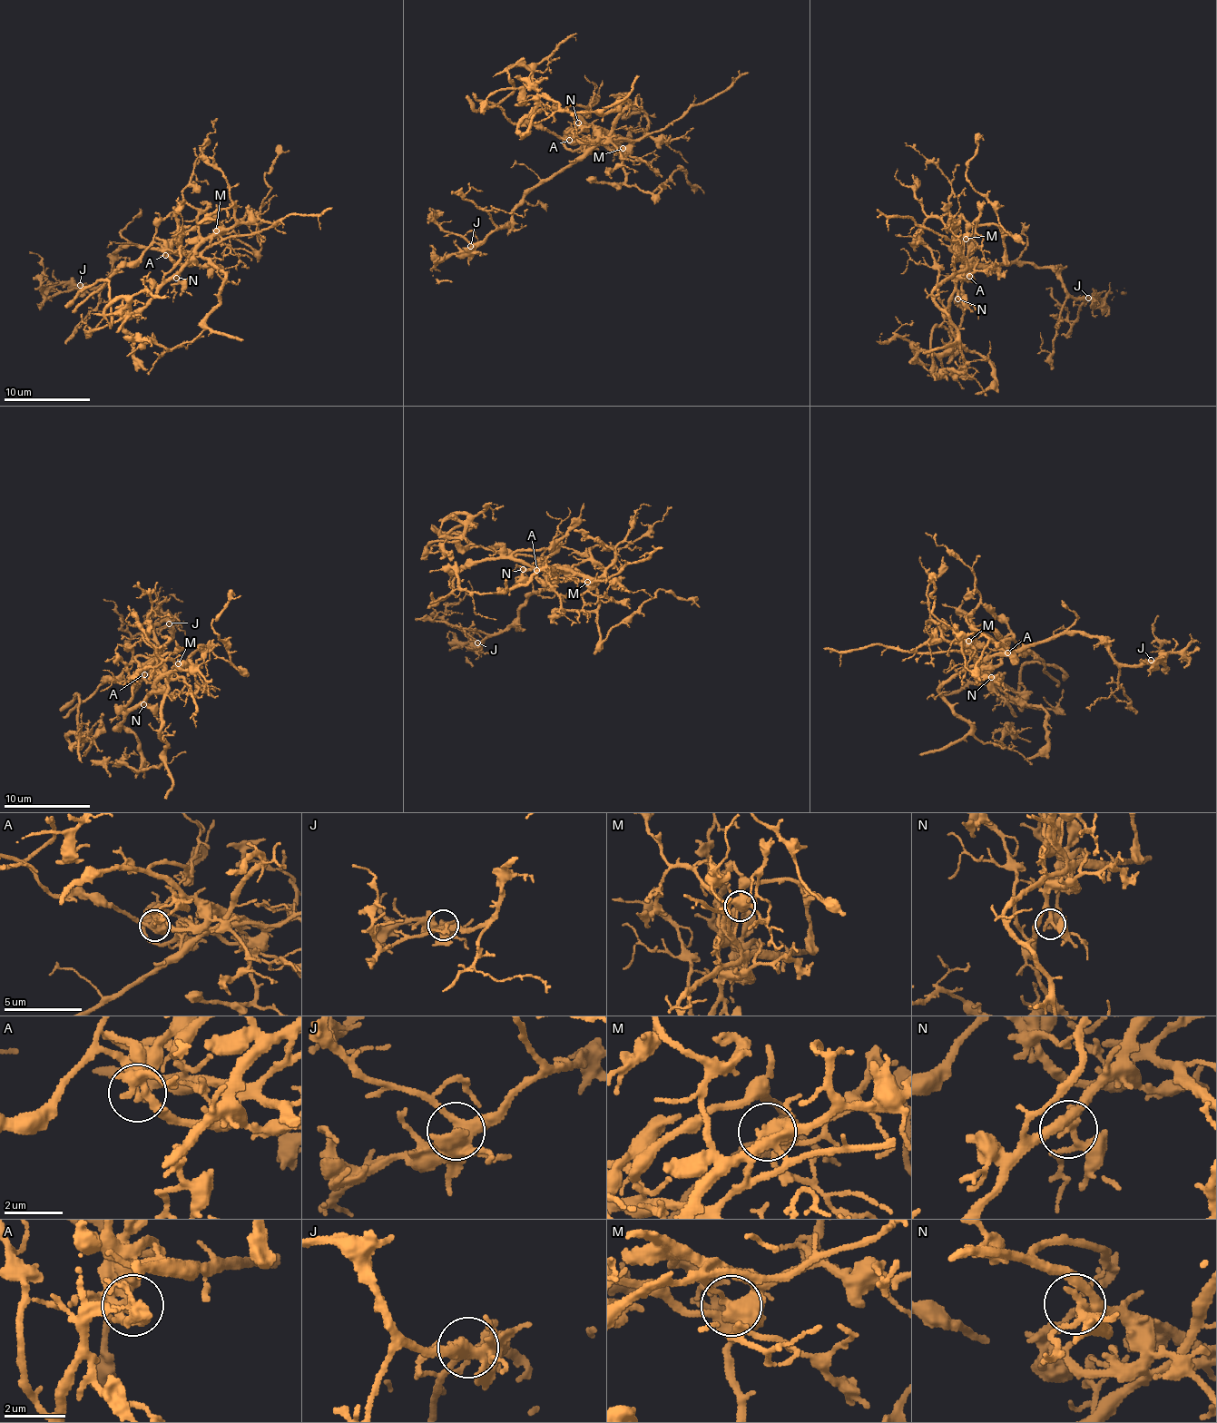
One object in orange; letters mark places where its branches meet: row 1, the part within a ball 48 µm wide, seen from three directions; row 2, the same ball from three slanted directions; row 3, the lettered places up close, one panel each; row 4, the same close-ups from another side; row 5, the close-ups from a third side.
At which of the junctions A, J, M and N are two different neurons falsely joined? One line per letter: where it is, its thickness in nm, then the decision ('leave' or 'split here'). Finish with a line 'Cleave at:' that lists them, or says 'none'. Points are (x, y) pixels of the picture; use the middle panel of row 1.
A: (569, 140) | 280 nm | split here
J: (470, 246) | 420 nm | leave
M: (623, 148) | 400 nm | split here
N: (578, 122) | 200 nm | leave
Cleave at: A, M

